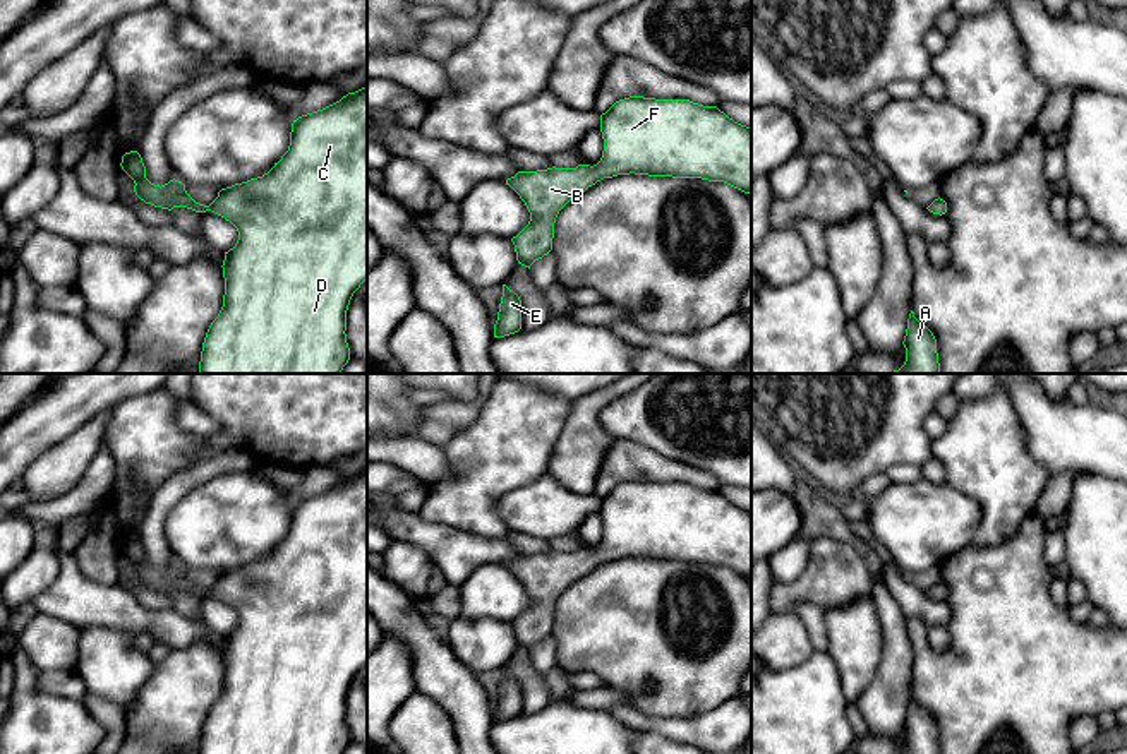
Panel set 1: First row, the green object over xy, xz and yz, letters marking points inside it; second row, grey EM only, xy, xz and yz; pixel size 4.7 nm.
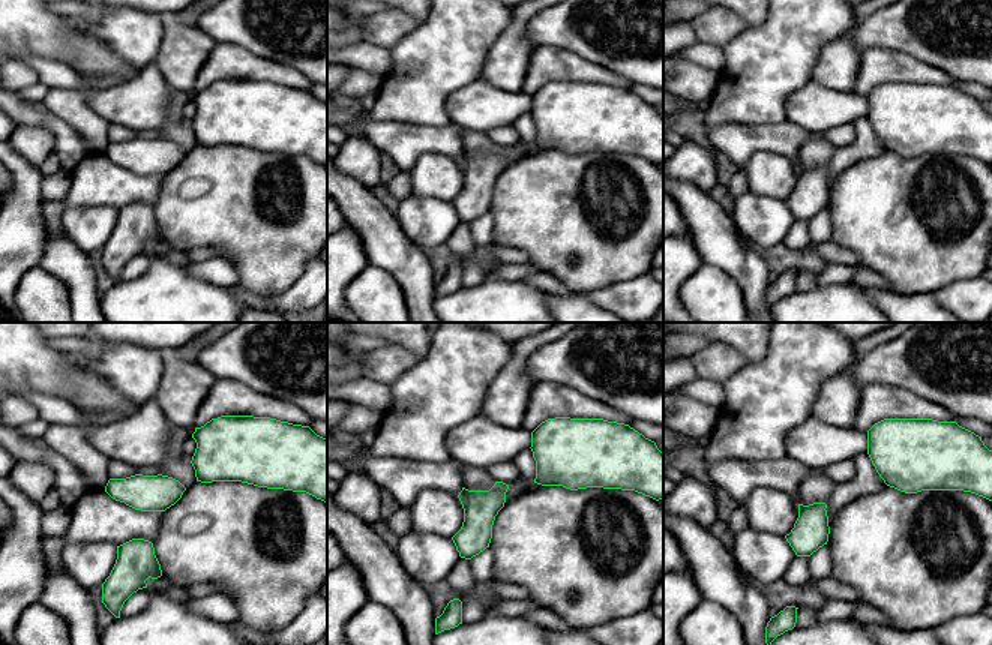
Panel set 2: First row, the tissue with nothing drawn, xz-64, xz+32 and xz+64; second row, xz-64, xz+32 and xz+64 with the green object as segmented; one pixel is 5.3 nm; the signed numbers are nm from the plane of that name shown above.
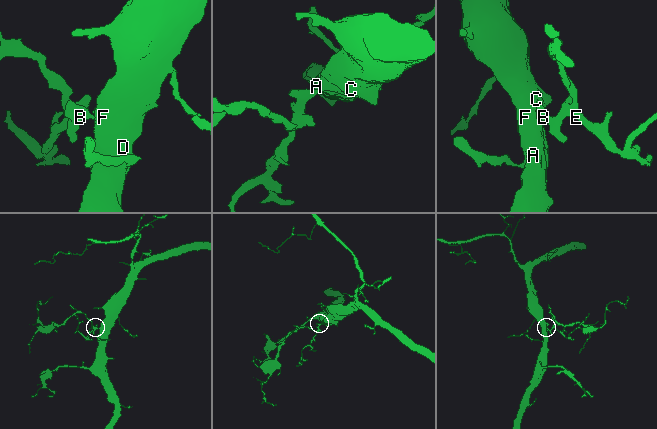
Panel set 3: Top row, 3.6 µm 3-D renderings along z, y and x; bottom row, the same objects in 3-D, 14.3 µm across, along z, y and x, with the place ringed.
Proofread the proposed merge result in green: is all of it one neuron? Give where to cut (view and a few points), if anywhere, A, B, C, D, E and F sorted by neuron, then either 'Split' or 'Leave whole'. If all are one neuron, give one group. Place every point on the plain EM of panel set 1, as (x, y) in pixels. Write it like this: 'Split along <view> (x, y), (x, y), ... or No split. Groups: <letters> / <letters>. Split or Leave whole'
No split. Groups: A B C D E F. Leave whole

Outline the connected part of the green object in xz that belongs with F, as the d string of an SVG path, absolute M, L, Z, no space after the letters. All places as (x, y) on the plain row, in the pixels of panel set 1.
M630 480L616 485L600 499L604 523L597 548L576 552L547 552L518 555L506 564L525 586L530 605L511 622L518 648L530 649L552 634L554 607L559 595L578 577L604 562L618 559L648 559L672 562L702 562L724 566L744 577L751 576L751 512L729 502L717 490L703 490L690 483L655 483Z

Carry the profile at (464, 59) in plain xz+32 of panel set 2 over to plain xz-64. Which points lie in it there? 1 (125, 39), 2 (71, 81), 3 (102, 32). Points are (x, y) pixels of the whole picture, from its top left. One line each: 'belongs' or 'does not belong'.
1: belongs
2: does not belong
3: belongs

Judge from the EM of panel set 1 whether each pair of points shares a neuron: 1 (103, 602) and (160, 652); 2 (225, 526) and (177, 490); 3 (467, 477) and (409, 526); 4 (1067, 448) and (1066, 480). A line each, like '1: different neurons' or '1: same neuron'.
1: different neurons
2: different neurons
3: different neurons
4: different neurons

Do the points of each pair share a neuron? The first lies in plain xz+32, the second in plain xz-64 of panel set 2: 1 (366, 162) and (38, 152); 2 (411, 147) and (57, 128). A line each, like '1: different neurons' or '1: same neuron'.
1: same neuron
2: same neuron

